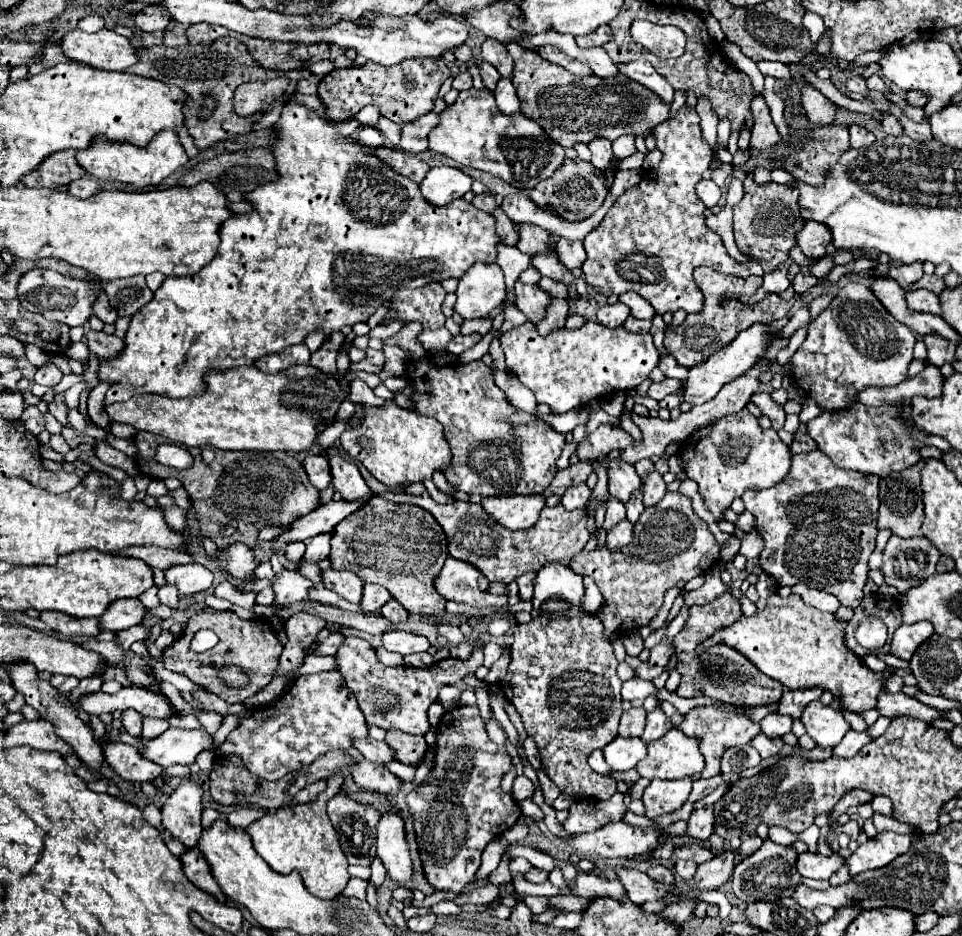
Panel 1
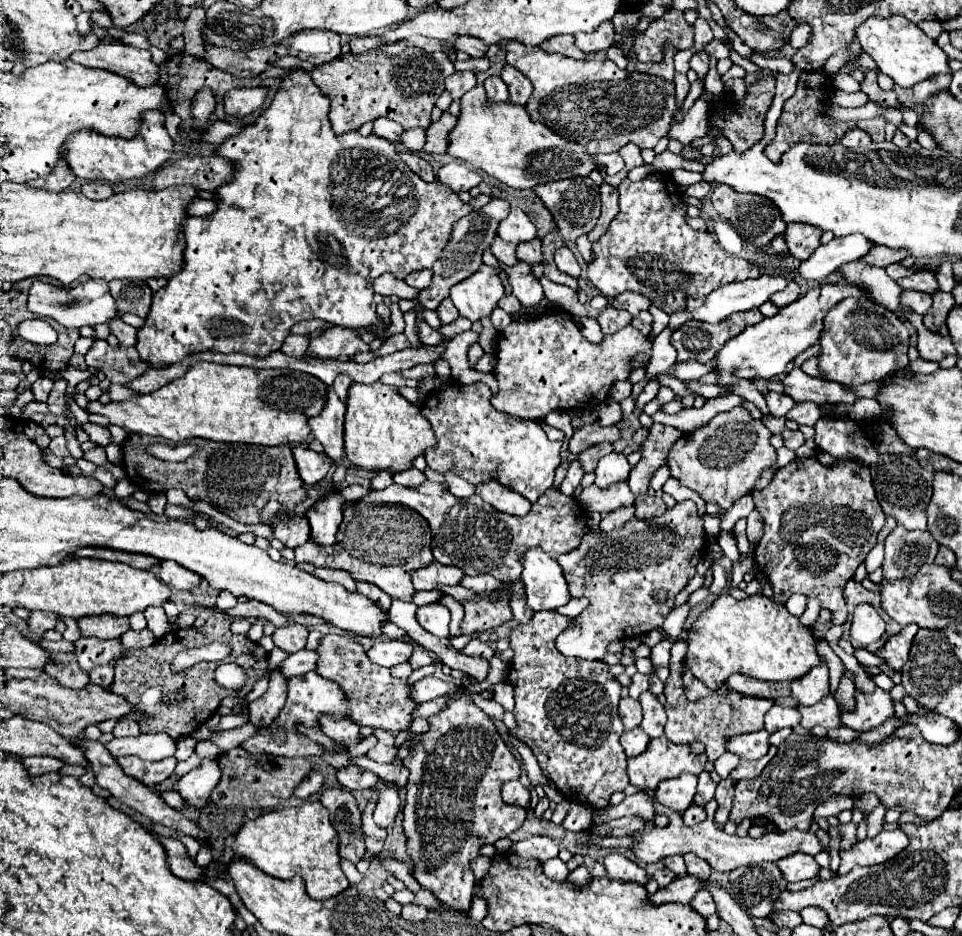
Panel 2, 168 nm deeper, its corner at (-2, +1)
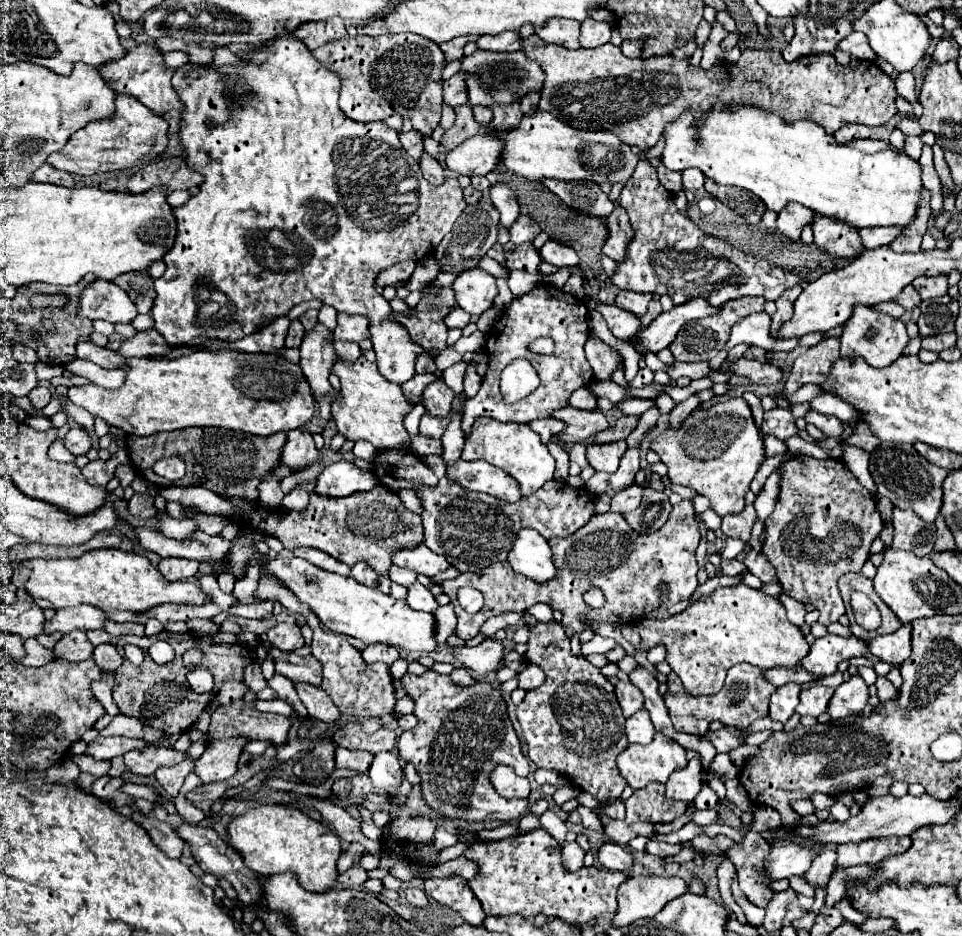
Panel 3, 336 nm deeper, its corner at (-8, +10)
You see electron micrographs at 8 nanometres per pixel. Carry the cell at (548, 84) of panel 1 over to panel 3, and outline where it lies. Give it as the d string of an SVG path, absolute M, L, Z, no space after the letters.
M537 34L521 40L521 50L529 60L539 62L545 72L545 82L541 88L539 110L545 110L559 118L561 122L589 132L613 132L623 144L637 146L639 150L655 146L663 128L673 122L681 112L691 110L697 120L703 120L715 104L723 106L755 106L765 112L779 114L787 122L795 120L813 120L833 134L843 124L865 124L880 126L887 123L898 111L894 103L895 88L893 80L879 70L875 62L851 60L849 66L835 64L831 54L805 56L795 62L783 62L777 48L765 50L743 50L737 64L715 64L711 70L695 68L689 60L677 60L675 56L659 58L627 58L621 48L613 44L603 44L597 48L579 48L569 50L557 44L543 42Z

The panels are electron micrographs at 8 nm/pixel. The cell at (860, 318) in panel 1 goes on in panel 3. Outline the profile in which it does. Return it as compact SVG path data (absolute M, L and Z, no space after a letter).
M857 304L851 318L845 322L843 334L839 340L841 340L841 358L847 358L847 360L863 358L867 364L883 368L895 362L903 354L903 348L907 346L909 336L903 320L893 318L885 312L877 312L873 306Z

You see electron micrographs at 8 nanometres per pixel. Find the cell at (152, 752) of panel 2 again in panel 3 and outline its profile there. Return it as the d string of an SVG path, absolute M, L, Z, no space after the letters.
M99 736L95 742L89 744L87 754L91 754L97 760L111 760L115 756L123 756L129 750L143 750L149 744L141 738L127 738L127 736L115 736L115 738L103 738Z

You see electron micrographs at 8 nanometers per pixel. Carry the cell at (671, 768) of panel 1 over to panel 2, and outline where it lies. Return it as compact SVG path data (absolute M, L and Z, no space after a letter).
M657 737L639 757L627 759L627 775L637 789L655 789L663 779L679 777L683 771L699 775L707 760L705 753L693 755L689 745L673 745L667 737Z

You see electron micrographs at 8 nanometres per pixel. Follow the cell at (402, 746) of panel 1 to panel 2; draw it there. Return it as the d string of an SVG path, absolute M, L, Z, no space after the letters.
M375 729L373 735L377 737L377 745L367 751L369 759L373 759L377 763L391 763L395 757L395 745L393 745L395 737L383 729Z

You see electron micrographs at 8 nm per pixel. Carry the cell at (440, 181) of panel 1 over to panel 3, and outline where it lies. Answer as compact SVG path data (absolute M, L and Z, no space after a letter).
M475 134L473 138L461 142L455 150L451 150L445 156L445 164L455 174L463 174L463 176L485 176L487 172L491 172L499 164L497 162L497 154L501 154L501 142L497 142L497 138L487 138L487 134Z

